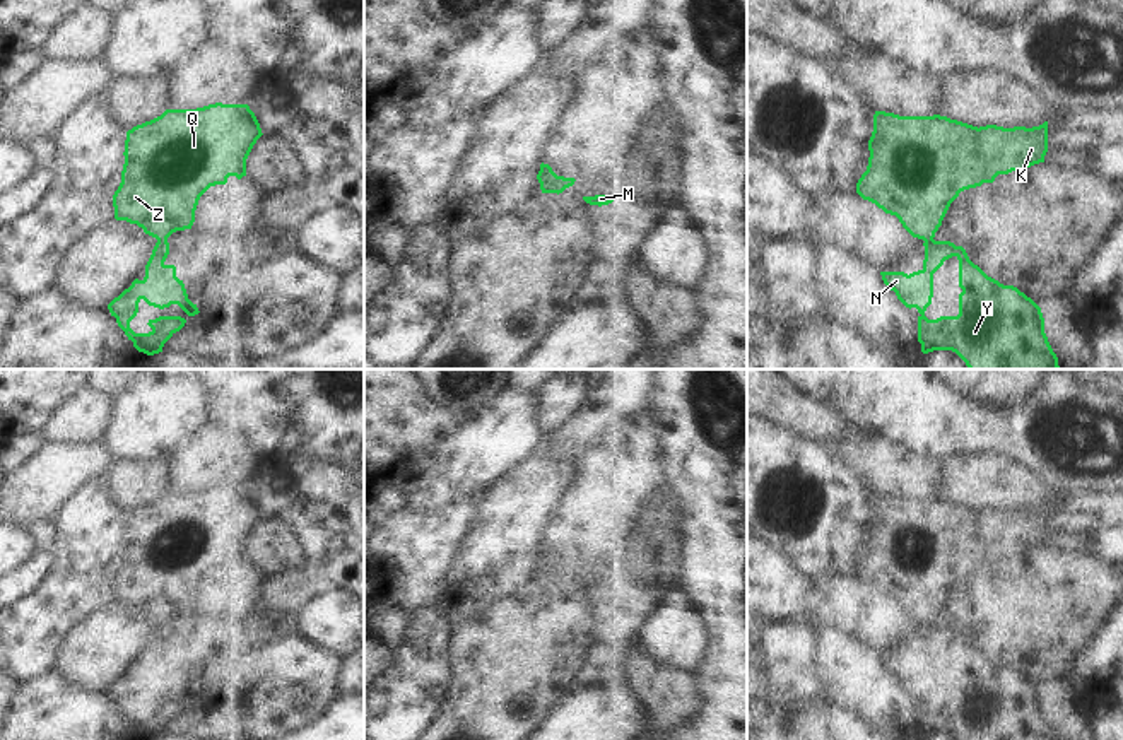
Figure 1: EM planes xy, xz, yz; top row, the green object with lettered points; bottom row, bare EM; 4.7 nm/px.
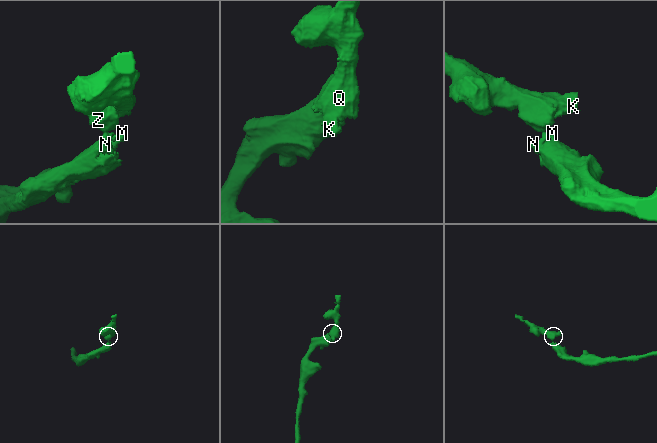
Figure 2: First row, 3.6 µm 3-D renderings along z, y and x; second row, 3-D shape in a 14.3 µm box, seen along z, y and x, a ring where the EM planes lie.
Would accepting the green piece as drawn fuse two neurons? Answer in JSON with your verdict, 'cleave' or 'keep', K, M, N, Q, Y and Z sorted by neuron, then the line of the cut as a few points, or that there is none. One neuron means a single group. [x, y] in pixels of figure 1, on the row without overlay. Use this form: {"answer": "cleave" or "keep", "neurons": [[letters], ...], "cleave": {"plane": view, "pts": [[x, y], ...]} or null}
{"answer": "cleave", "neurons": [["K", "Q", "Z"], ["M", "N", "Y"]], "cleave": {"plane": "xy", "pts": [[166, 621], [158, 624]]}}

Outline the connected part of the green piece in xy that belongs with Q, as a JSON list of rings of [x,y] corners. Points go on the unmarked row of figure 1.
[[[209,487],[197,492],[166,492],[126,514],[121,566],[113,578],[115,602],[137,607],[157,624],[191,612],[200,579],[229,559],[246,559],[246,542],[262,520],[248,487]]]

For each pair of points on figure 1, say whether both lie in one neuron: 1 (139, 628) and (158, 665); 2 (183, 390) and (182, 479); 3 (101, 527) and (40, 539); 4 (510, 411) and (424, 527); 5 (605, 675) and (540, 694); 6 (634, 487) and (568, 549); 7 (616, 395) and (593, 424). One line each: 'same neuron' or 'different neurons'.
1: different neurons
2: different neurons
3: different neurons
4: different neurons
5: different neurons
6: same neuron
7: same neuron

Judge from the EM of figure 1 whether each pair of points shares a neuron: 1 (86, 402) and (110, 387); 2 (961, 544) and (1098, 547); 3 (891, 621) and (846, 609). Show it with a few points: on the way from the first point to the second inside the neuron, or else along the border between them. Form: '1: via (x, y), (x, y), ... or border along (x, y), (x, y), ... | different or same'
1: border along (88, 387), (110, 399) | different
2: border along (1105, 528), (1087, 535) | different
3: via (881, 621), (857, 609) | same

